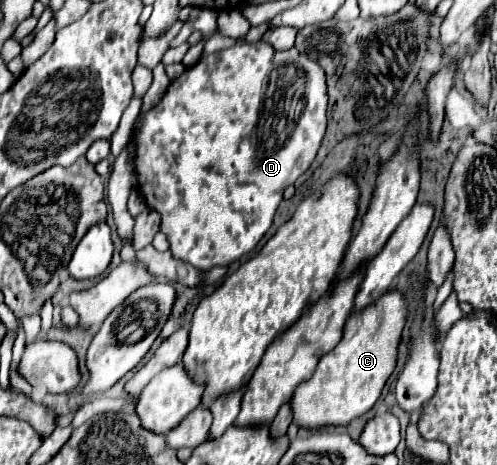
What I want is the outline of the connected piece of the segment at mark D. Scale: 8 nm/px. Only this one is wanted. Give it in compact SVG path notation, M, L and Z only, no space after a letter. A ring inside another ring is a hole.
M265 41L237 43L219 53L205 55L203 61L175 79L161 101L149 109L149 113L135 119L127 143L131 165L137 171L139 191L147 207L161 215L161 231L167 235L173 255L193 267L209 271L215 265L229 265L251 253L273 225L285 187L293 185L313 163L327 127L325 113L325 71L295 49L275 51ZM273 71L295 71L295 77L303 75L303 111L299 113L295 129L283 143L263 143L265 137L259 131L263 127L261 117Z

